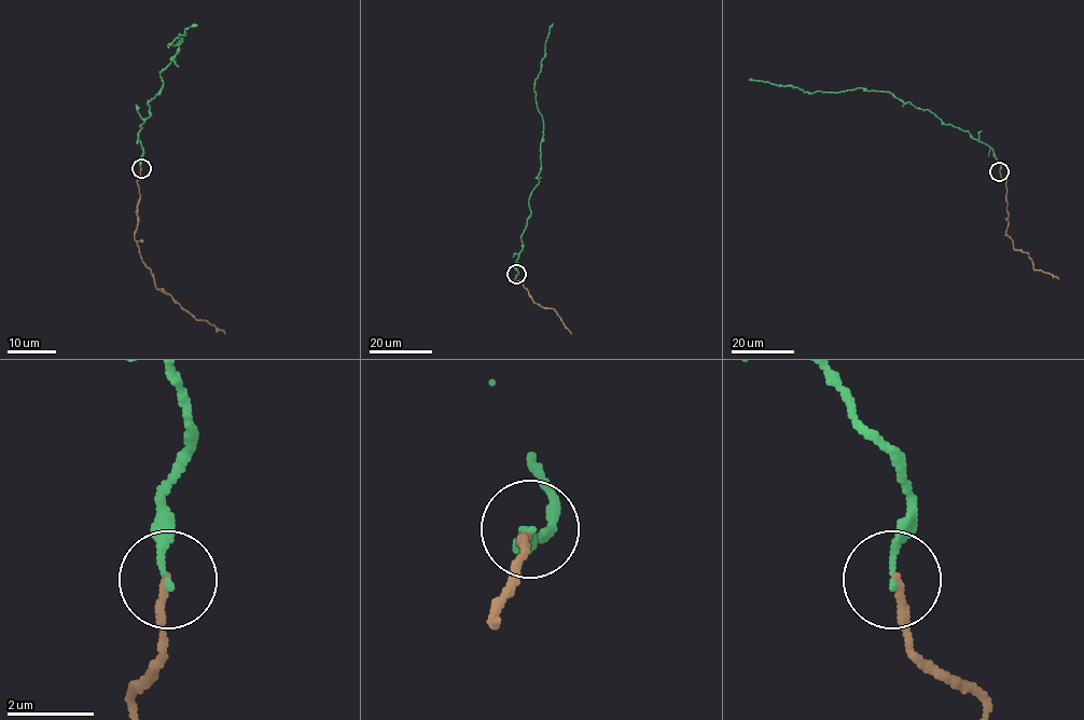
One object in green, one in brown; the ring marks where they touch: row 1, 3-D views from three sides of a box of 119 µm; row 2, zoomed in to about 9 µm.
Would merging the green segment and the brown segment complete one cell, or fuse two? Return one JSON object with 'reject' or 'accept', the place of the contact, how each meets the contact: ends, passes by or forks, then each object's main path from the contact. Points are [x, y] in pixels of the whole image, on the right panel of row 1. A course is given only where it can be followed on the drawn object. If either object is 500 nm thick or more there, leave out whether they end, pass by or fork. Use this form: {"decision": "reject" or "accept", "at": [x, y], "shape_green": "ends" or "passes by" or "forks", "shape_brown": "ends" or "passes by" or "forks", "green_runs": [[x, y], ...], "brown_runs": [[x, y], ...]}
{"decision": "accept", "at": [999, 171], "shape_green": "ends", "shape_brown": "ends", "green_runs": [[1000, 171], [994, 150], [968, 130], [945, 125], [932, 113], [888, 92], [861, 87], [808, 93], [748, 79]], "brown_runs": [[1000, 171], [1006, 188], [1005, 234], [1015, 249], [1028, 254], [1033, 270], [1059, 278]]}

